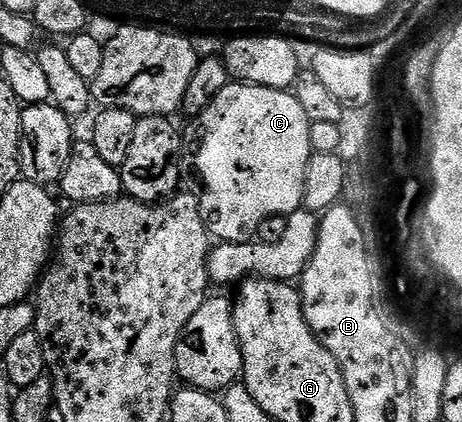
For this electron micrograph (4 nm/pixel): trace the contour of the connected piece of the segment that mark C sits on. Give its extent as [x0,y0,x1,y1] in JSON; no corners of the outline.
[195,82,313,244]

